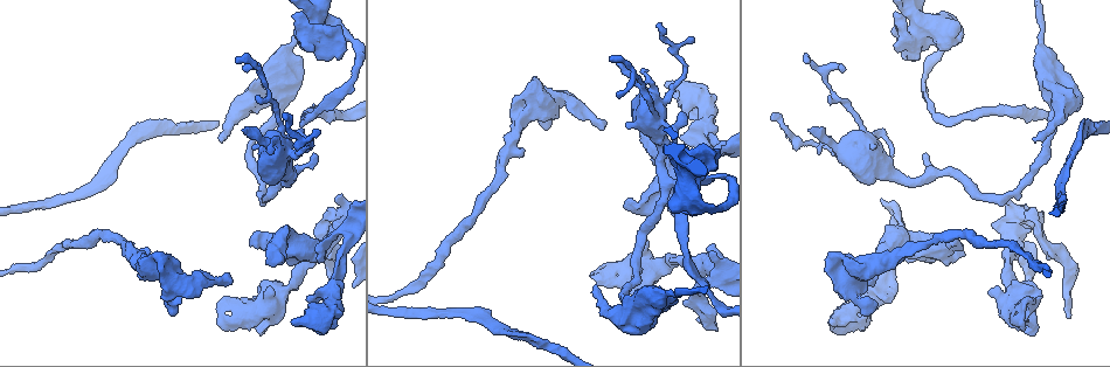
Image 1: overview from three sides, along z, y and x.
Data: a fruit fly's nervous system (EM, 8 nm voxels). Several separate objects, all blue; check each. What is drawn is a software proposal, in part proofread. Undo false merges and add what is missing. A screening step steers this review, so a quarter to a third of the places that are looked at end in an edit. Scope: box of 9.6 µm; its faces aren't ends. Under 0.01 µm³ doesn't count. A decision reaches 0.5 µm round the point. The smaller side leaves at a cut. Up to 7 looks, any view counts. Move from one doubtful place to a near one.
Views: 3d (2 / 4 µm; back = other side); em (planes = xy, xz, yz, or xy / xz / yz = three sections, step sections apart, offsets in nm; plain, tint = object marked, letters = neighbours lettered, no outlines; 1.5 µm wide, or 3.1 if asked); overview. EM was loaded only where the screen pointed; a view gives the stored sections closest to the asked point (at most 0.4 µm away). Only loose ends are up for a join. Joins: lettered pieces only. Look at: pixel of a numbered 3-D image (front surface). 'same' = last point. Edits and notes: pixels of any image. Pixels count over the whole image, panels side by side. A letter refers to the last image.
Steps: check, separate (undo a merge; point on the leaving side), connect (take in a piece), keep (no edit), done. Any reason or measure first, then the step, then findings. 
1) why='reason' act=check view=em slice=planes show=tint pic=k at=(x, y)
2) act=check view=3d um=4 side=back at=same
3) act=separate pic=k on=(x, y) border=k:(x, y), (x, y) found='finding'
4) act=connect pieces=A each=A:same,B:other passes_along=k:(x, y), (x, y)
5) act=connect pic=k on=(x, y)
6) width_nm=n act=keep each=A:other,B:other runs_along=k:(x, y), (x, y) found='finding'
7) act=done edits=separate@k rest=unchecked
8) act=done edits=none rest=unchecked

why='narrows sharply' act=check view=em slice=planes show=letters pic=1 at=(428, 278)

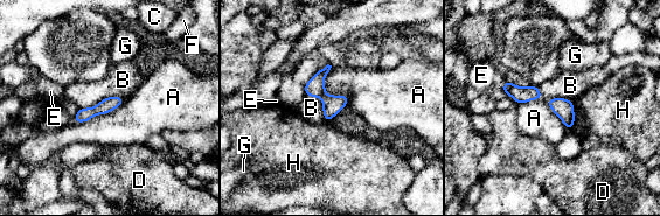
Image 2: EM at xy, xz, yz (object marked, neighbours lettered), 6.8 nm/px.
width_nm=100 act=keep each=A:other,B:other,C:other,D:other,E:other,F:other,G:other,H:other border=2:(331, 67), (325, 92), (347, 105) found='continuous, no second neuron'

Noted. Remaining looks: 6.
why='branch stops here' act=check view=em slice=xz step=4 show=tint pic=1 at=(640, 132)

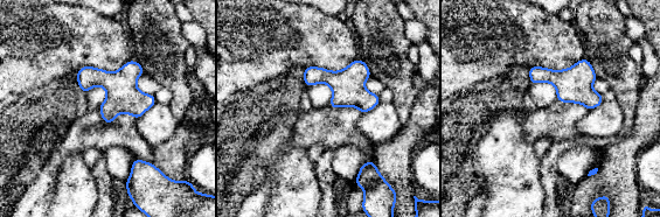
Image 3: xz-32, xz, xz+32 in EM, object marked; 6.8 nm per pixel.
act=check view=em slice=xz step=4 show=letters at=same

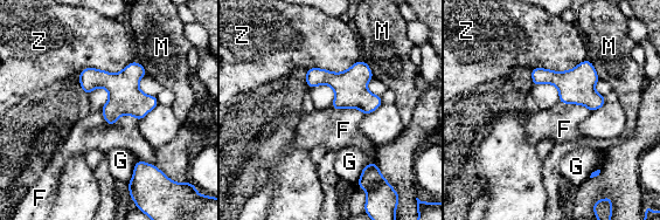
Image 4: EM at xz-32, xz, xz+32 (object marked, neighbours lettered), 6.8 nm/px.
longest_contact=Z:400nm act=keep each=F:other,G:other,M:other,Z:other border=4:(361, 59), (341, 71), (306, 70) found='none of them fits'

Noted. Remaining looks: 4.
why='free end' act=check view=em slice=planes show=letters pic=1 at=(252, 233)

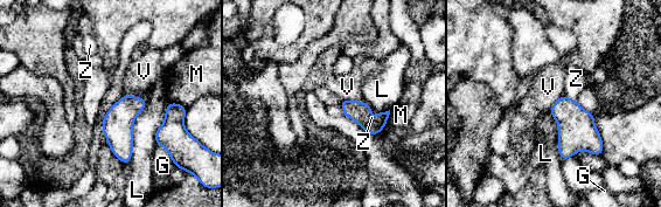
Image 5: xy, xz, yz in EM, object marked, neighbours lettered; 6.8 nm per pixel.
act=keep each=G:other,L:other,M:other,V:other,Z:other border=5:(341, 99), (363, 102) found='no lettered piece goes on from it'

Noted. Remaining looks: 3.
act=done edits=none rest=unchecked

